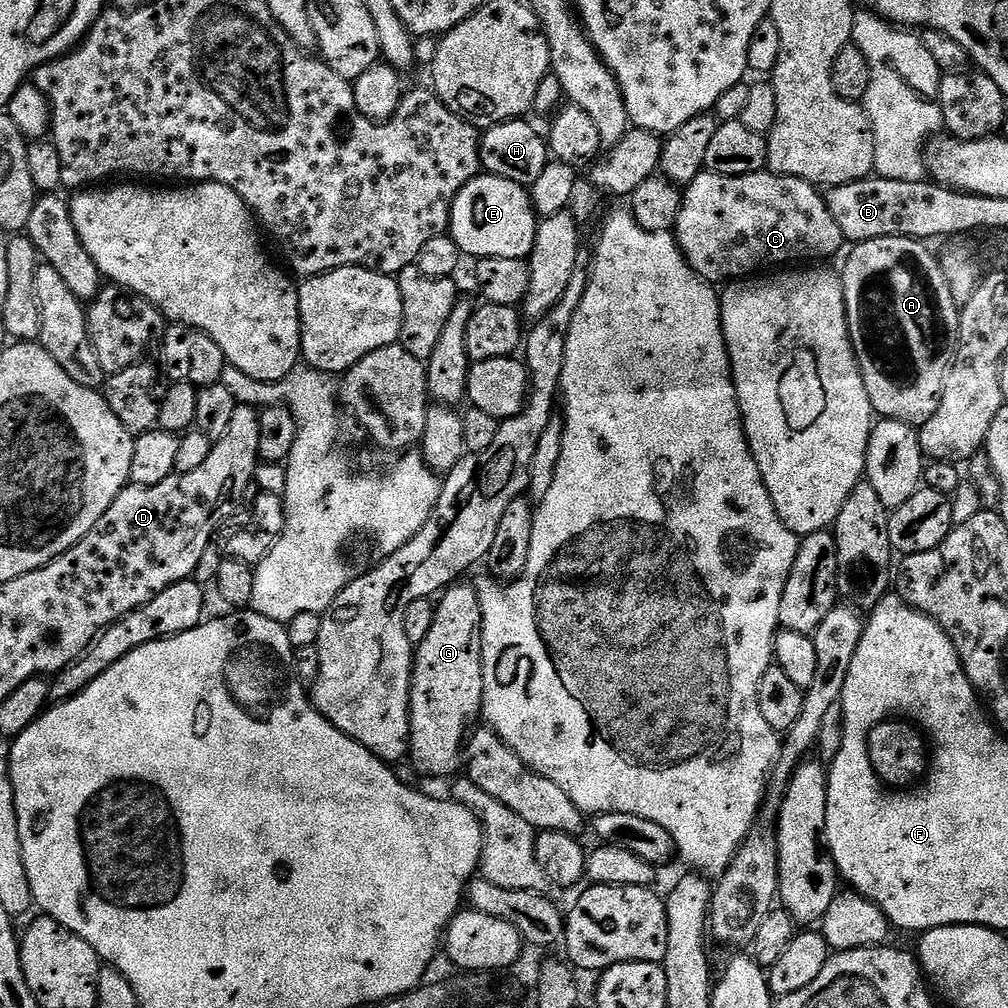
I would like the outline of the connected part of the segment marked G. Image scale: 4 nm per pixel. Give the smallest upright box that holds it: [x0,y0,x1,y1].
[408,582,484,777]

